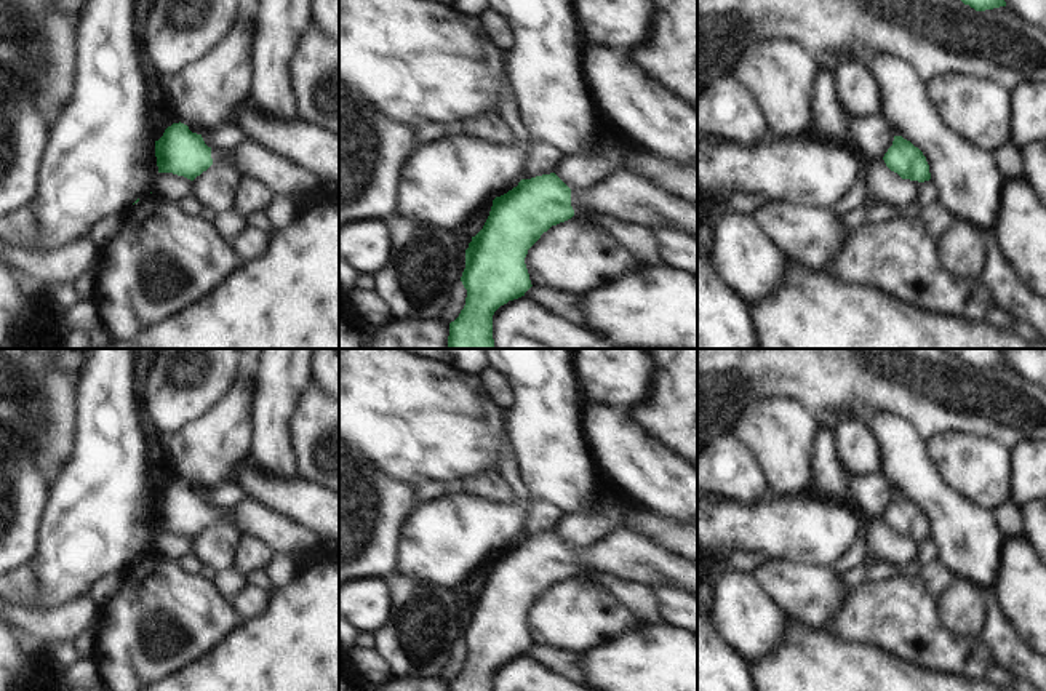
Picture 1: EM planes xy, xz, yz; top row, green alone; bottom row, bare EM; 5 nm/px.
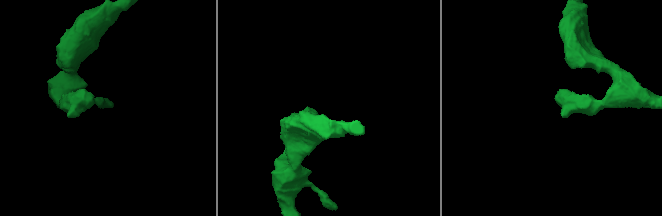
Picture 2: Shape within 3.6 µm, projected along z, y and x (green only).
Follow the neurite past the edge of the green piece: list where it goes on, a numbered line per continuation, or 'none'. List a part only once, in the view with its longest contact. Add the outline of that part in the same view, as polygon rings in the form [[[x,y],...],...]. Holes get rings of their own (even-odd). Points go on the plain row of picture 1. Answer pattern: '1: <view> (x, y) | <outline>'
1: xz (624, 554) | [[[622,526],[590,547],[573,547],[571,565],[574,569],[601,571],[645,585],[678,587],[697,597],[697,563]]]

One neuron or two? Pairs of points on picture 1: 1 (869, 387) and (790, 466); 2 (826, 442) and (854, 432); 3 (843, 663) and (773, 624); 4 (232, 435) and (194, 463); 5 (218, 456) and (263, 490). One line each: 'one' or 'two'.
1: two
2: two
3: two
4: one
5: two

